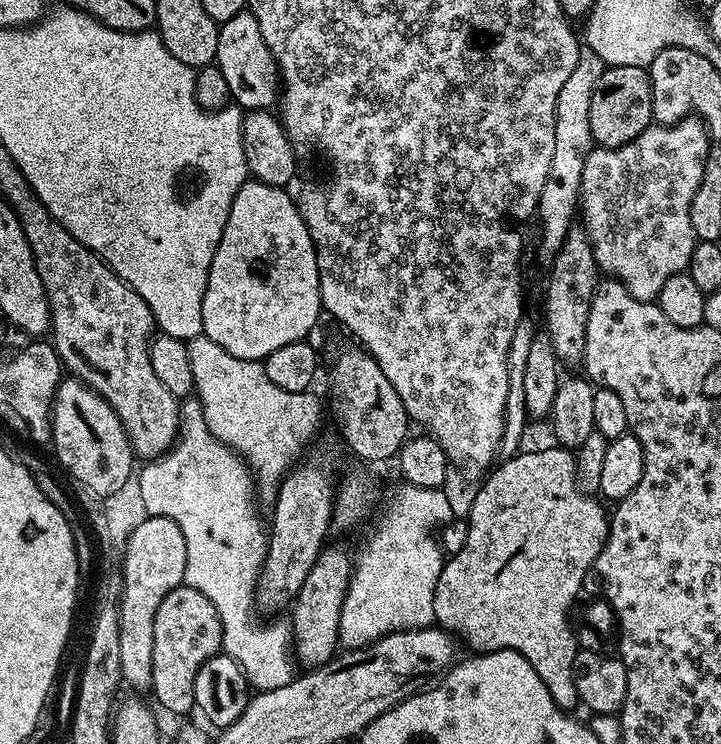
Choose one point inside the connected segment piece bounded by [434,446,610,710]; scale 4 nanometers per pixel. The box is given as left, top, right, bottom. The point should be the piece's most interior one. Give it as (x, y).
(533, 536)

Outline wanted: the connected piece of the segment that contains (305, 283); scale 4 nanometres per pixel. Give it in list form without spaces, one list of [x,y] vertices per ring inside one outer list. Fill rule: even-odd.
[[[249,179],[238,190],[226,218],[226,230],[218,242],[210,278],[202,298],[203,335],[209,336],[234,358],[264,361],[274,350],[290,342],[308,340],[316,319],[322,316],[318,262],[310,230],[291,191]]]

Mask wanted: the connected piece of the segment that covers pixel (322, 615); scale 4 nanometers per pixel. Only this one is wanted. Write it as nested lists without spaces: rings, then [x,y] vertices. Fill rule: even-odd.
[[[325,547],[310,574],[306,574],[306,582],[302,582],[302,590],[298,590],[296,599],[290,605],[292,620],[292,643],[294,656],[305,665],[305,669],[323,668],[327,660],[337,655],[340,644],[340,615],[342,602],[346,598],[348,583],[352,581],[354,567],[353,553],[348,553],[344,548]]]

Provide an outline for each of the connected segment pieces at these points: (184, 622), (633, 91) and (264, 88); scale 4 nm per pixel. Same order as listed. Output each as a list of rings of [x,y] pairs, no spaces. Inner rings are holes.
[[[181,586],[170,590],[170,594],[166,594],[166,598],[162,598],[162,606],[158,606],[158,614],[154,614],[154,674],[152,675],[151,695],[156,695],[156,700],[168,712],[173,712],[176,716],[184,716],[188,711],[196,708],[195,702],[195,675],[202,669],[203,664],[219,653],[222,648],[222,622],[218,618],[218,610],[214,610],[214,602],[210,602],[210,598],[206,598],[206,594],[202,594],[198,590]]]
[[[638,66],[605,67],[590,103],[590,129],[595,143],[602,148],[626,146],[653,123],[652,77],[648,68]]]
[[[252,11],[234,14],[234,18],[220,25],[218,54],[214,64],[220,67],[224,84],[241,109],[268,110],[279,101],[282,95],[280,69],[270,54],[270,46],[266,46],[266,38],[262,38],[262,26],[258,26],[258,18],[254,18]]]

